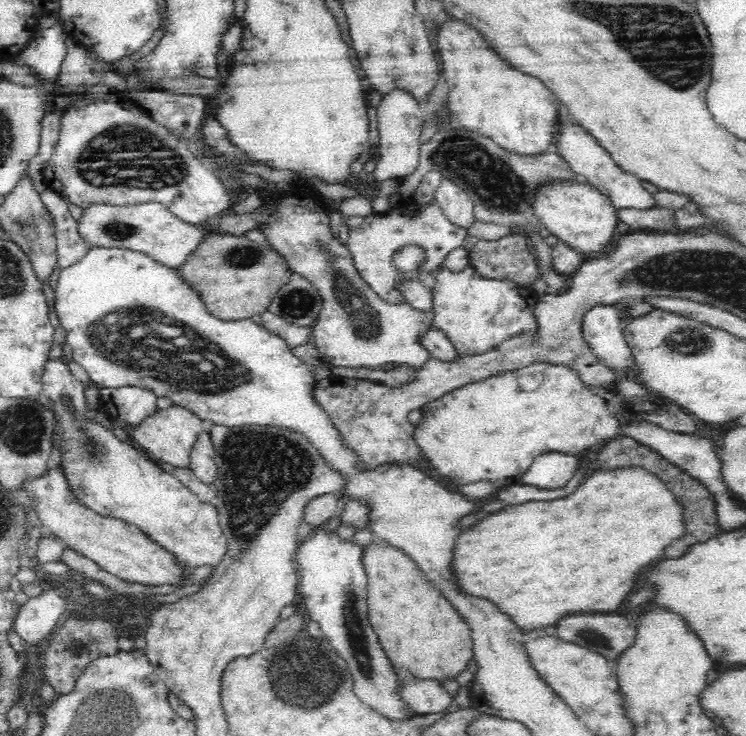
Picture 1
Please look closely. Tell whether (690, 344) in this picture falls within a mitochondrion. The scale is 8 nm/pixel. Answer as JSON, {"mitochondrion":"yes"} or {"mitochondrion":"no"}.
{"mitochondrion":"yes"}

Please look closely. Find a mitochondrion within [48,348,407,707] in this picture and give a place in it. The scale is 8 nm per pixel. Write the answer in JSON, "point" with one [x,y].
{"point":[261,470]}

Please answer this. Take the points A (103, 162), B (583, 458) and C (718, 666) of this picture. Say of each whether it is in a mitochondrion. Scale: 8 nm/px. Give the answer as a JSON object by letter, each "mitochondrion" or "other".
{"A":"mitochondrion","B":"other","C":"other"}

